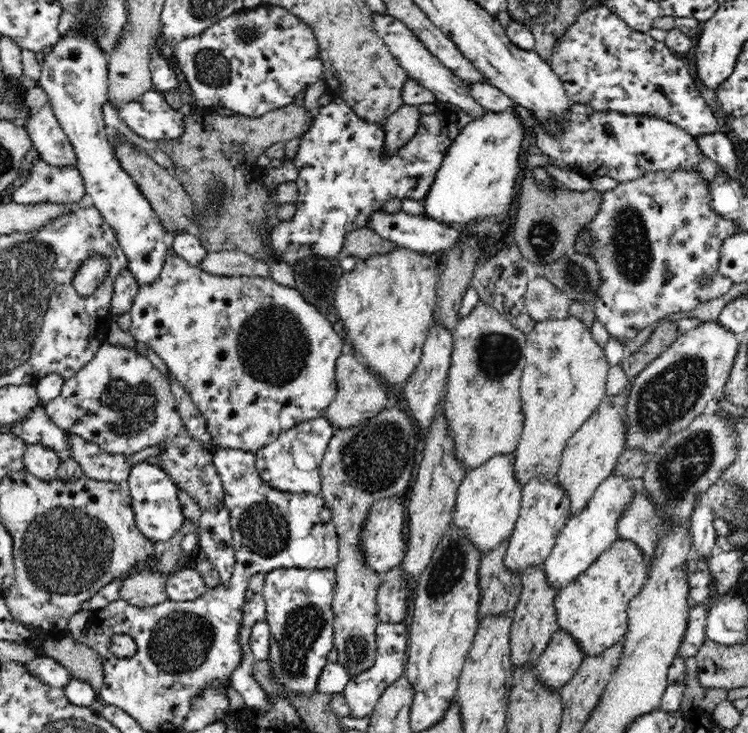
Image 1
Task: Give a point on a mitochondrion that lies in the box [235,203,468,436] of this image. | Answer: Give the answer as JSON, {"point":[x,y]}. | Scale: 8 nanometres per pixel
{"point":[283,339]}

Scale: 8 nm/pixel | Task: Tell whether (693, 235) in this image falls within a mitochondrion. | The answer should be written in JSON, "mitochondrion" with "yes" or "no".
{"mitochondrion":"no"}

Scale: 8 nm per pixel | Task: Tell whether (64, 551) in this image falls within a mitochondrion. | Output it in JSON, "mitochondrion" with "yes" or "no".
{"mitochondrion":"yes"}

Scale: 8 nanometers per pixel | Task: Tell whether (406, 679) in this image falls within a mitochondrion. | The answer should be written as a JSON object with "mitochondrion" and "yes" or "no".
{"mitochondrion":"no"}

